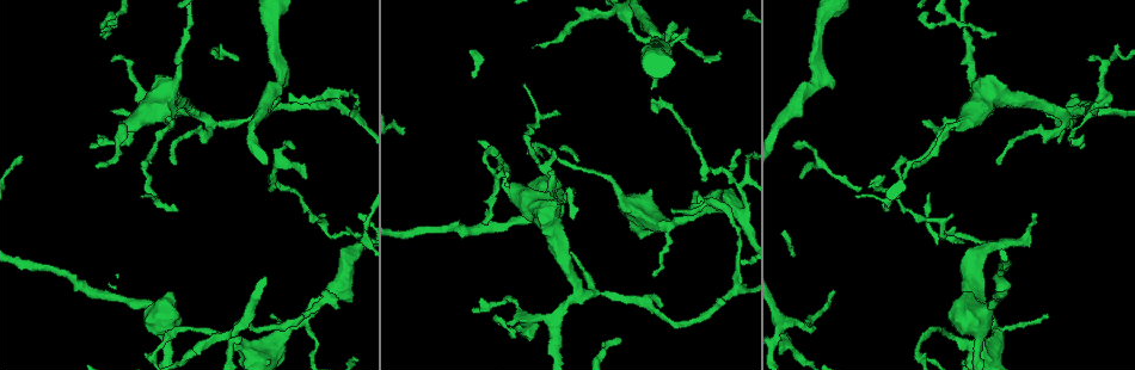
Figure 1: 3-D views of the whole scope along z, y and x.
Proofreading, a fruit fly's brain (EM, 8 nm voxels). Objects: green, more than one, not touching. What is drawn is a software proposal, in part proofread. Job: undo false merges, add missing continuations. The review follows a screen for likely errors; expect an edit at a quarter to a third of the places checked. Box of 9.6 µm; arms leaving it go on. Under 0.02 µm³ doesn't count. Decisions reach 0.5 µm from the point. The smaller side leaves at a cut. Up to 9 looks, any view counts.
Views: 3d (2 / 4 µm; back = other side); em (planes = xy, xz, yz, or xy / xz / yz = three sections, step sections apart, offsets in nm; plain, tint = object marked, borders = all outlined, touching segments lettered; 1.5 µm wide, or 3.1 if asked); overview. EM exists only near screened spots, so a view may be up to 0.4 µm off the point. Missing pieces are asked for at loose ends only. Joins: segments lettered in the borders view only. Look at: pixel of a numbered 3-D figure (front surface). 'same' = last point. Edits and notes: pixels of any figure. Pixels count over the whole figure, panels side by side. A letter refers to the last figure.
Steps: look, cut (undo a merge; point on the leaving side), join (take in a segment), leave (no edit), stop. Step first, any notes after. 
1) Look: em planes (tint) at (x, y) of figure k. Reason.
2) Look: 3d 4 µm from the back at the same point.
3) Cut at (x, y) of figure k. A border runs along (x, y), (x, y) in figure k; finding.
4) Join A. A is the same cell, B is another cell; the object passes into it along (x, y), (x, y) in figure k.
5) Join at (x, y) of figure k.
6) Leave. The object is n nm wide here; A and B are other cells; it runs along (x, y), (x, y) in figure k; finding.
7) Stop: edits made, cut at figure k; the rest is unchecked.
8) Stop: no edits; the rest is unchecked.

Look: em yz step 8 (tint) at (834, 87) of figure 1. An open end.

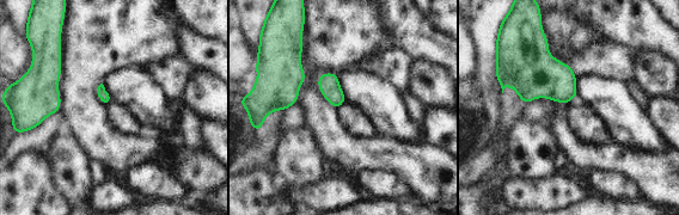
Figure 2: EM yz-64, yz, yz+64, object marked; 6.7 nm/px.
Look: em planes (borders) at the same point.

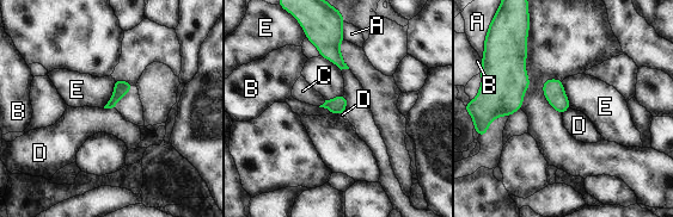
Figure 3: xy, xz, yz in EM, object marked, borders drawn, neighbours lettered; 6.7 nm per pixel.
Join C. The longest contact is with E, 220 nm; C is the same cell, A, B, D and E are other cells; the object passes into it along (337, 105), (323, 104), (303, 91) in figure 3; the neuron continues.

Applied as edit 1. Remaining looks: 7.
Look: overview. See it whole again.

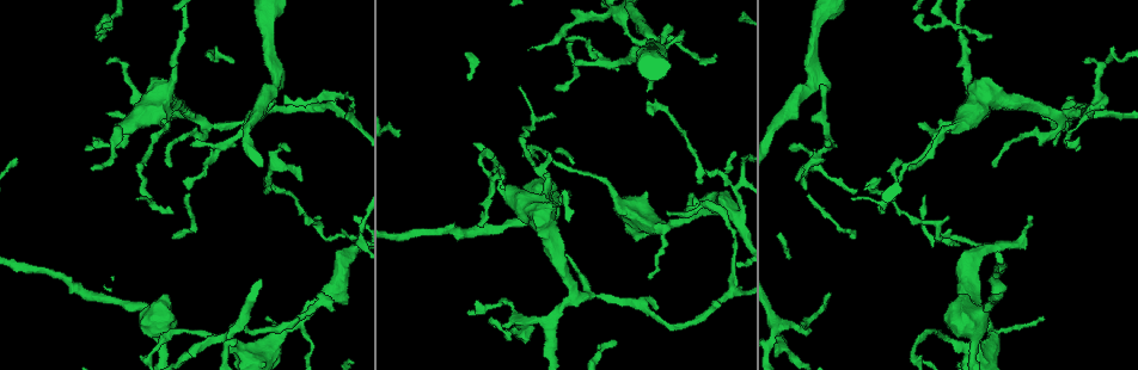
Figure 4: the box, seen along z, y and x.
Look: 3d 4 µm at (1087, 115) of figure 4.

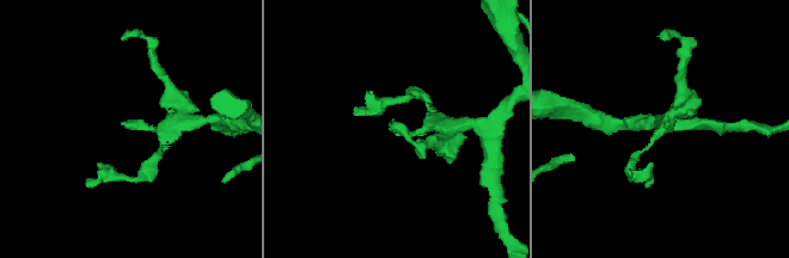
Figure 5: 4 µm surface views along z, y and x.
Look: em planes (borders) at (664, 126) of figure 5. Now the EM.

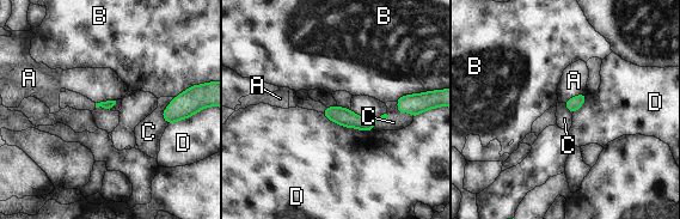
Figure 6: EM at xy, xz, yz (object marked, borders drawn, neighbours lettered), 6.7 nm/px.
Leave. A, B, C and D are other cells; a border runs along (394, 102), (412, 119) in figure 6; none of them fits.

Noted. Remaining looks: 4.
Look: 3d 4 µm at (242, 356) of figure 4. Calibre changes.

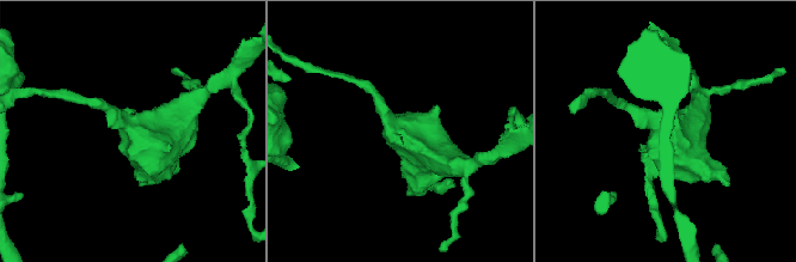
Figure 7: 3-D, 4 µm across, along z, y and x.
Look: em planes (borders) at (134, 129) of figure 7.

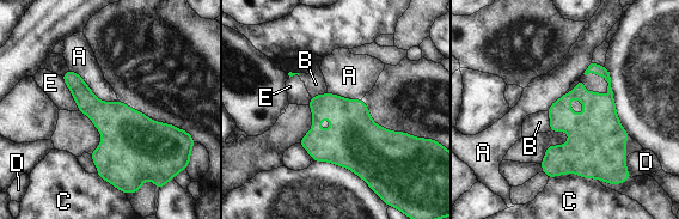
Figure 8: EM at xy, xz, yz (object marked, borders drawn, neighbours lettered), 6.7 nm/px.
Leave. The object is 320 nm wide here; A, B, C, D and E are other cells; a border runs along (69, 70), (99, 99), (112, 102) in figure 8; continuous, no second neuron.

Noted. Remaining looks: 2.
Look: em xy step 8 (borders) at (267, 318) of figure 4. An open end.

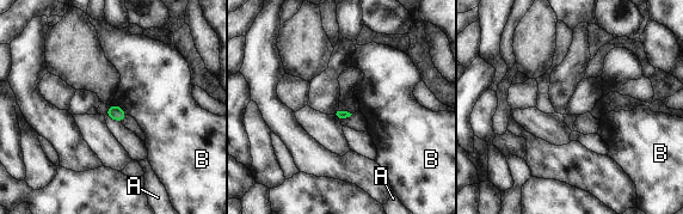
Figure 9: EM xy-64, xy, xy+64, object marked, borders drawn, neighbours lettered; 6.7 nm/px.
Look: em planes (borders) at the same point. Another direction.

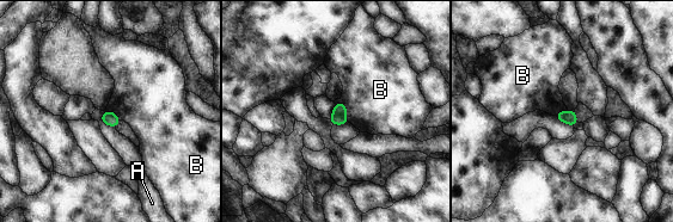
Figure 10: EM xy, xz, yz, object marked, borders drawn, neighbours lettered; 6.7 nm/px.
Leave. The object is 100 nm wide here; A and B are other cells; a border runs along (335, 103), (344, 104), (349, 122) in figure 10; none of them fits.

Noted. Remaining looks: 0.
Stop: edits made, join at figure 3; the rest is unchecked.

